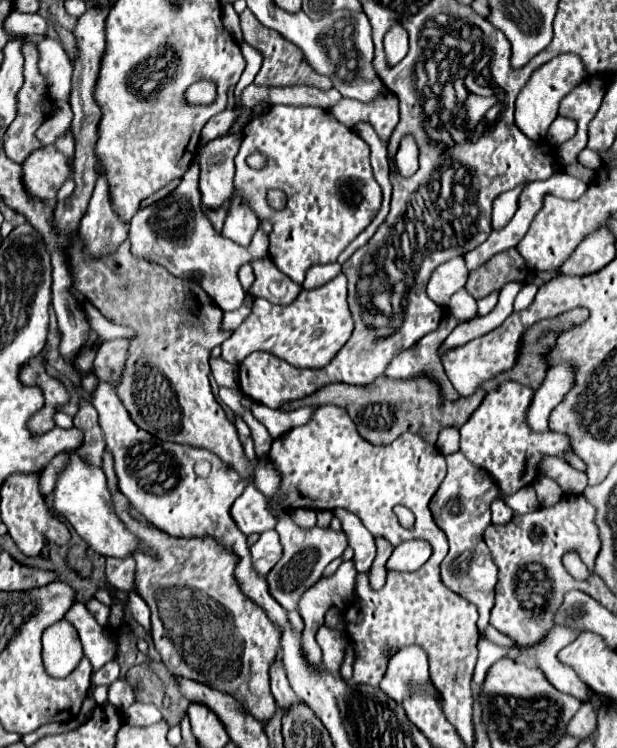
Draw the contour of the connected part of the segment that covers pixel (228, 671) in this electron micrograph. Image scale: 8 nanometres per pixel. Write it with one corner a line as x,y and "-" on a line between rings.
107,450
103,452
103,472
107,476
107,488
113,496
115,512
119,512
119,518
127,524
127,528
131,528
139,542
147,550
155,552
155,556
151,556
139,548
133,552
133,558
137,562
135,590
151,608
151,636
157,652
161,654
161,660
175,676
183,676
235,696
243,704
245,712
259,718
261,724
267,724
275,714
275,698
269,688
269,670
275,662
281,662
279,628
275,628
275,622
267,616
267,612
263,612
263,608
259,608
259,604
247,598
239,588
239,582
235,578
239,558
211,536
173,538
155,524
135,518
129,512
129,500
119,492
117,476
113,472
113,456

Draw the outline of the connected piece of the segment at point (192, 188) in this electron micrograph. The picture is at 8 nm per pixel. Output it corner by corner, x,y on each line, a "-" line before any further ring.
197,160
189,166
181,184
173,190
175,194
141,208
129,224
129,240
133,256
141,260
151,260
153,264
165,266
173,276
179,278
199,278
199,284
213,298
217,306
225,311
232,311
241,306
245,290
237,278
237,272
245,263
268,254
269,238
261,228
257,230
248,247
241,247
235,242
219,236
201,210
201,194
197,190
199,166

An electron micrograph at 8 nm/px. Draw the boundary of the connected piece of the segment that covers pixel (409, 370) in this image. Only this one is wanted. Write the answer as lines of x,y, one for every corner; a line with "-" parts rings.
447,314
441,320
441,324
435,332
421,338
413,348
409,348
409,350
401,352
399,356
395,356
391,360
391,364
387,366
385,374
389,378
401,378
401,380
427,376
429,380
435,380
435,384
439,384
441,394
443,394
445,400
449,400
449,402
459,400
459,394
455,392
455,388
447,380
445,372
443,372
443,366
441,366
441,358
437,354
441,342
449,336
449,332
457,324
459,324
459,320
455,320
451,314

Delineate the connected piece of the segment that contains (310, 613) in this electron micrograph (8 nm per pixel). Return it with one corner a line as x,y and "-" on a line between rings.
353,560
349,562
343,562
341,568
331,576
331,578
325,578
325,580
319,580
319,584
315,584
309,592
305,592
299,600
299,614
305,622
305,630
301,634
301,644
303,644
303,654
305,654
305,660
309,662
309,666
313,668
321,668
321,648
319,644
315,642
315,634
317,630
323,626
323,616
325,612
331,608
331,606
337,606
337,608
345,608
353,596
355,596
355,576
357,576
357,570
355,570
355,564

